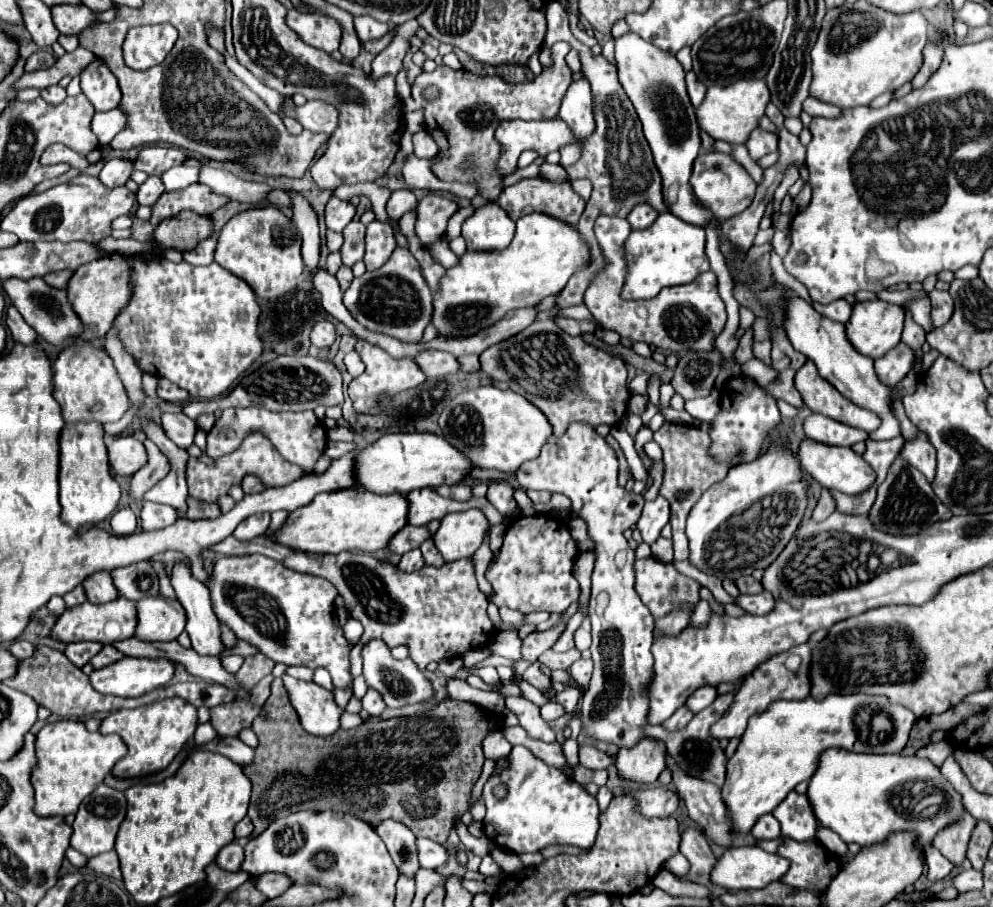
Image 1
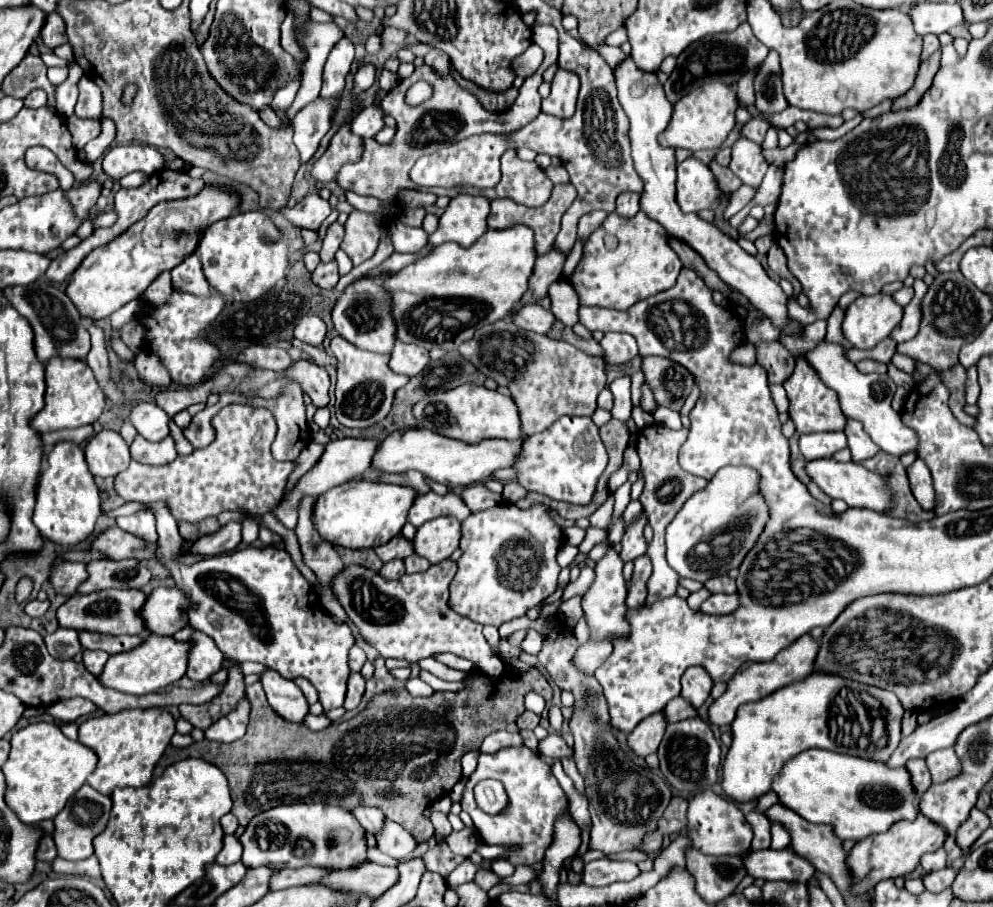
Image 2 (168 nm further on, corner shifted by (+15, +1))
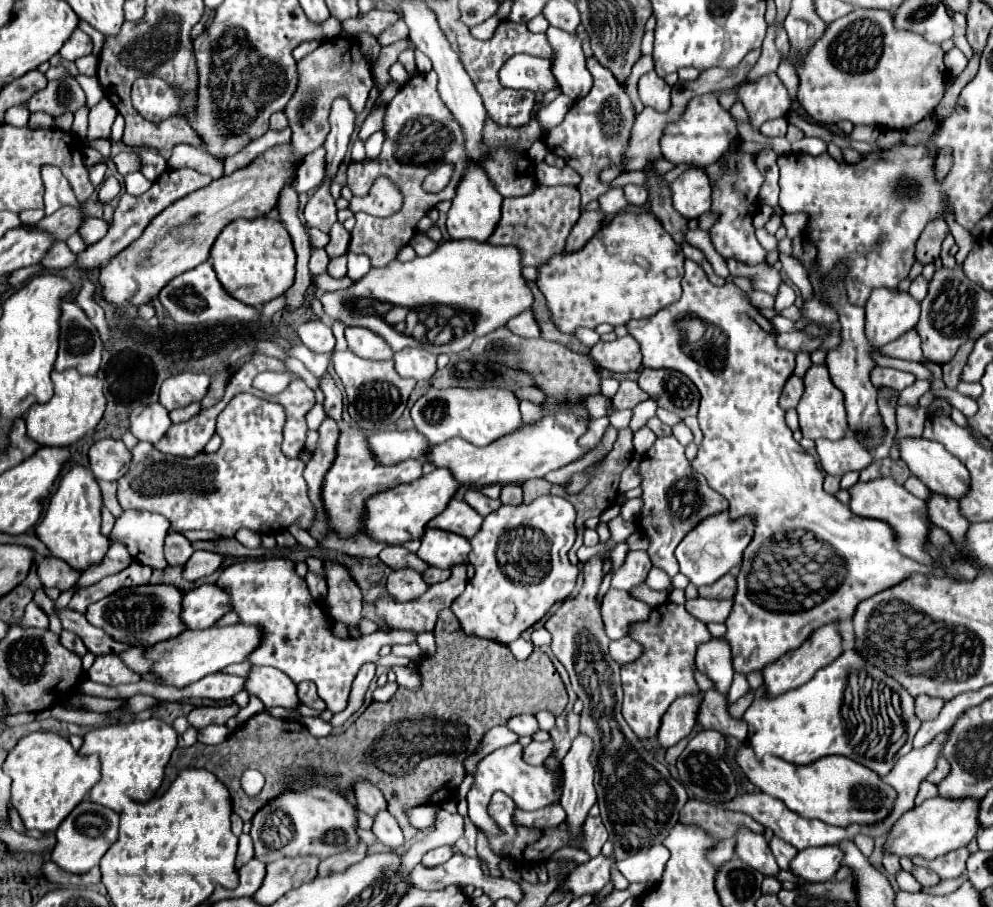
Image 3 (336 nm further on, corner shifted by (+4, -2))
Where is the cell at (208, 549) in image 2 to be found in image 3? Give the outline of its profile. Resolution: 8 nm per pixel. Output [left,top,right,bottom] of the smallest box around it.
[184,551,224,581]

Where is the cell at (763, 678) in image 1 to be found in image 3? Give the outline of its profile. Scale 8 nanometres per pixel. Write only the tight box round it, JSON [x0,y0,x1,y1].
[762,625,842,697]

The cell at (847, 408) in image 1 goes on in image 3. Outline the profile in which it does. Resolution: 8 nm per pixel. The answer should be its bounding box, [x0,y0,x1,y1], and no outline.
[796,365,848,439]

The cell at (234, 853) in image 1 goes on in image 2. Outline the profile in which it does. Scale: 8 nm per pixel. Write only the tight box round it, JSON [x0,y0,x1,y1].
[217,834,241,864]

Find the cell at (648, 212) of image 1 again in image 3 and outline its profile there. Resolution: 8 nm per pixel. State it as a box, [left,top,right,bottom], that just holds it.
[624,185,648,205]

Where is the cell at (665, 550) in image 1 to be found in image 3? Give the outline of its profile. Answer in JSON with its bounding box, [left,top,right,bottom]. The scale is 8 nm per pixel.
[646,567,670,589]

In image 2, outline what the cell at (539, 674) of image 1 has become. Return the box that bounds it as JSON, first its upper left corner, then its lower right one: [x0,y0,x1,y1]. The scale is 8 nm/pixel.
[525,692,545,716]

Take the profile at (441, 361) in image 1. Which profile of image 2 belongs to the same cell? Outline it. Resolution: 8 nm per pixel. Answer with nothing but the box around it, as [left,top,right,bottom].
[389,342,429,376]

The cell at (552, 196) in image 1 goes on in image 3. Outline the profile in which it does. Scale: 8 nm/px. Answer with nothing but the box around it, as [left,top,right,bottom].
[488,185,580,267]

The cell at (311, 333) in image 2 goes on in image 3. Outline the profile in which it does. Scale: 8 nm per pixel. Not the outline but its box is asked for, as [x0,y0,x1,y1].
[298,319,336,353]

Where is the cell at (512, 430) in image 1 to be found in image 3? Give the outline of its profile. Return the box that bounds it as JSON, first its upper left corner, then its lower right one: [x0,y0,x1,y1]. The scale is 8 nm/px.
[412,387,522,447]

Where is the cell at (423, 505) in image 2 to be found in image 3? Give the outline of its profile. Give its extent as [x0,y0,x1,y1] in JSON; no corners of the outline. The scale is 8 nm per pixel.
[428,499,482,539]

